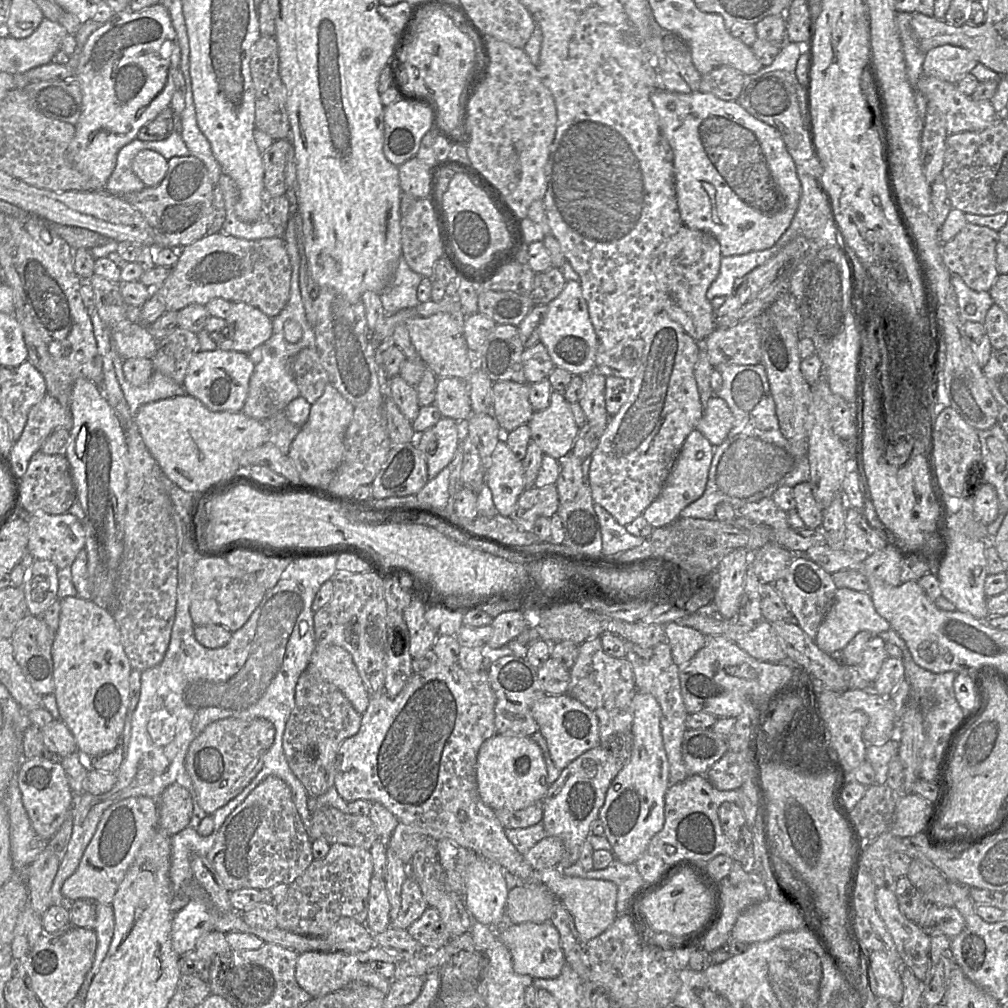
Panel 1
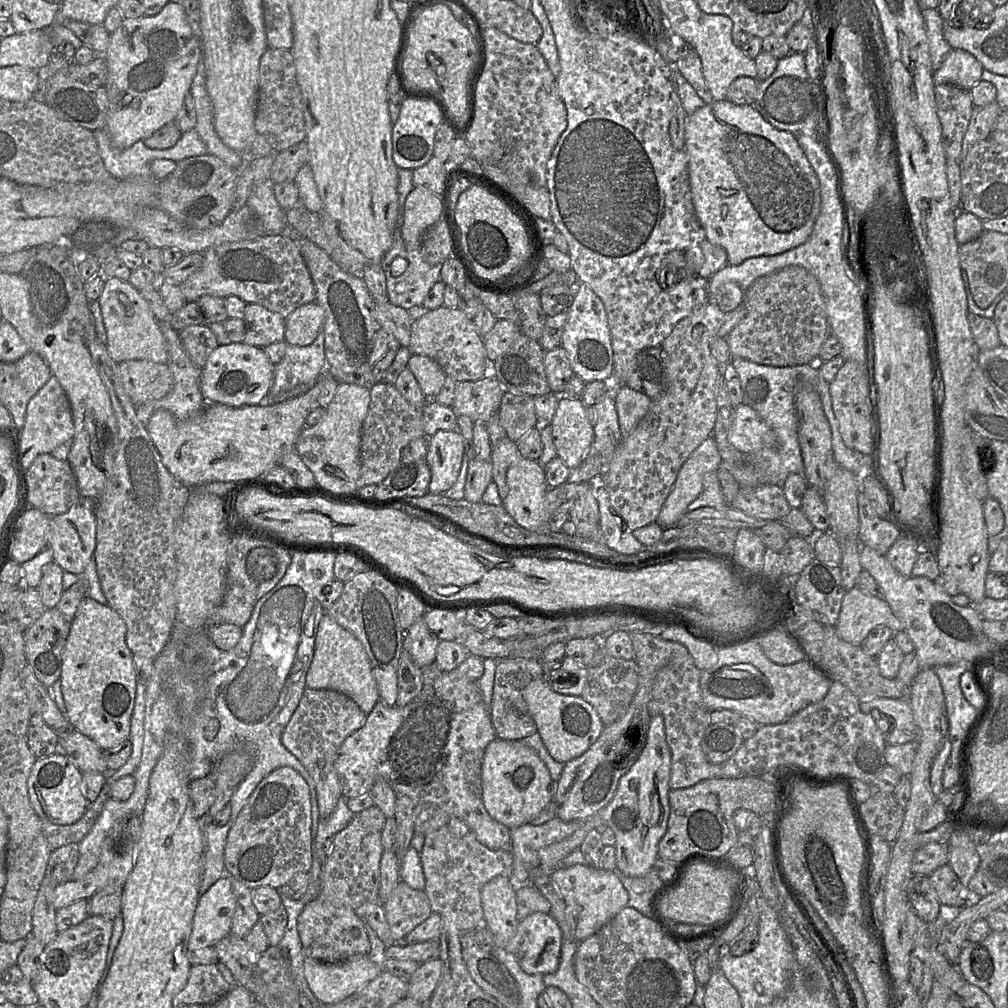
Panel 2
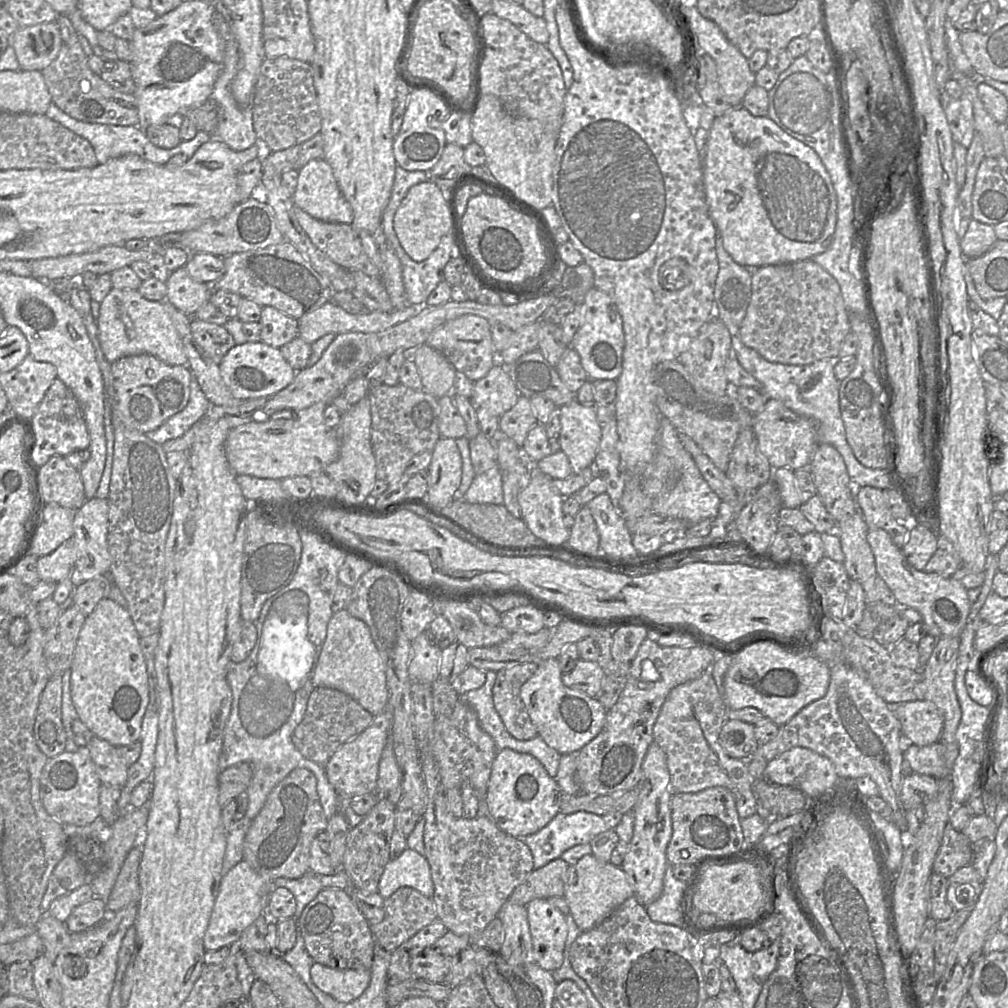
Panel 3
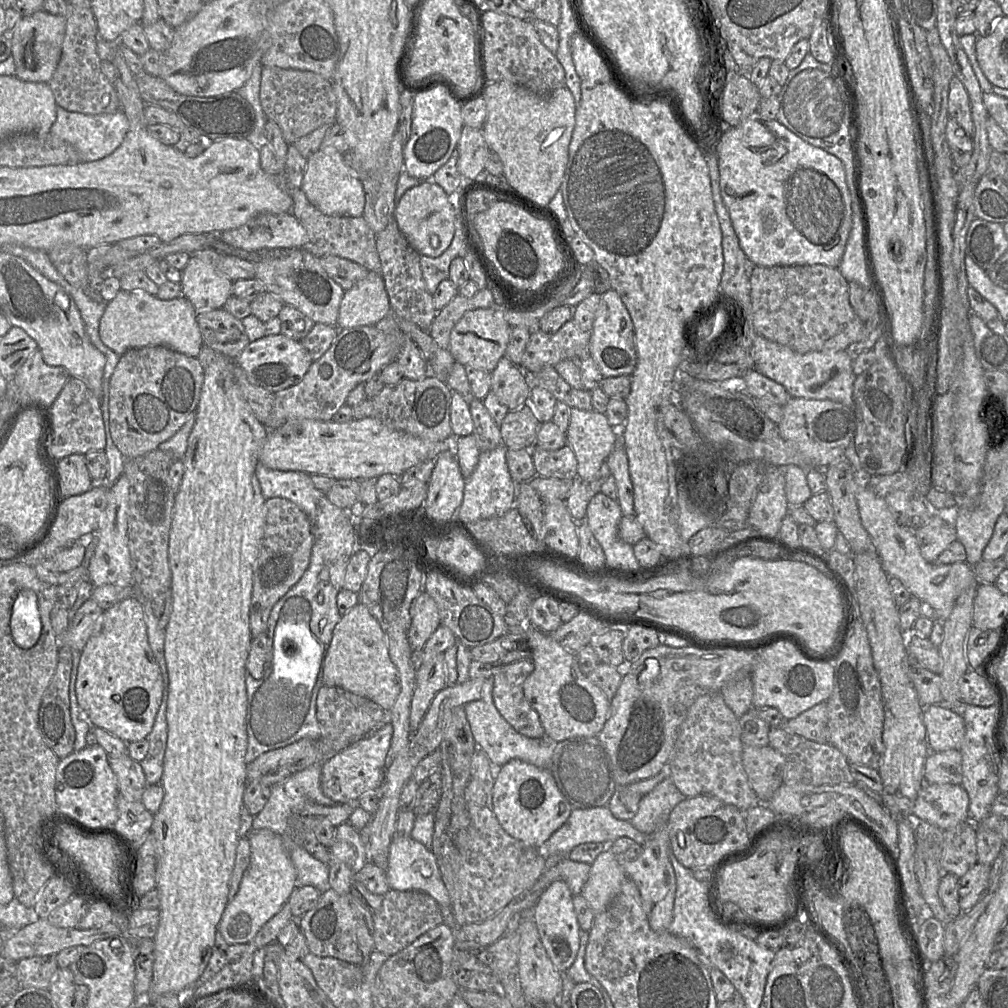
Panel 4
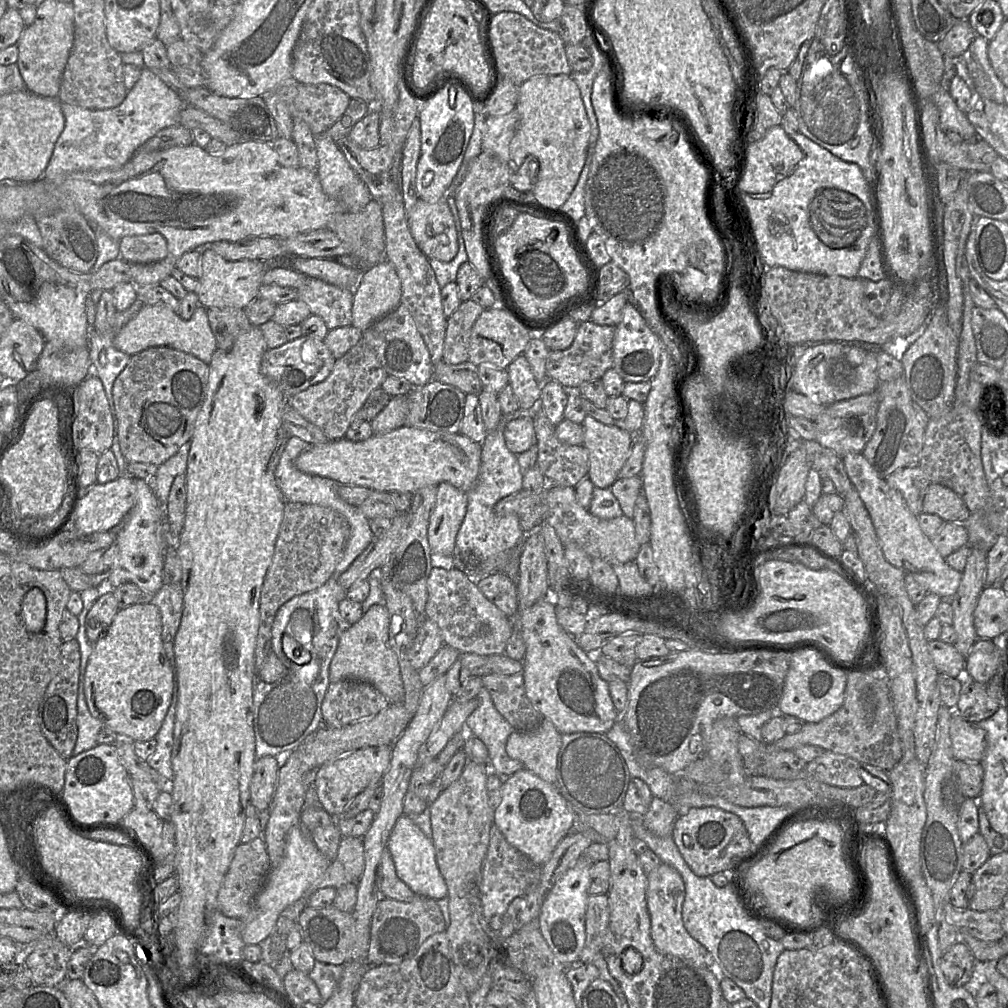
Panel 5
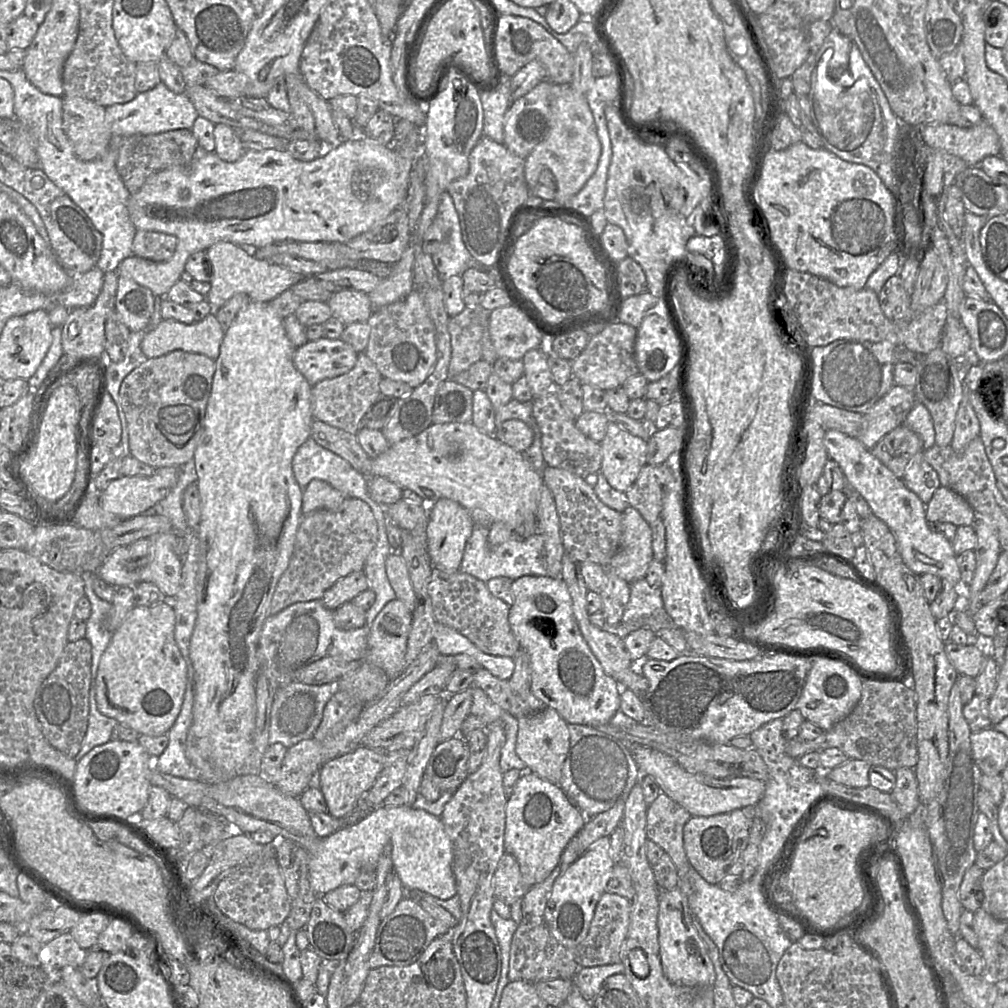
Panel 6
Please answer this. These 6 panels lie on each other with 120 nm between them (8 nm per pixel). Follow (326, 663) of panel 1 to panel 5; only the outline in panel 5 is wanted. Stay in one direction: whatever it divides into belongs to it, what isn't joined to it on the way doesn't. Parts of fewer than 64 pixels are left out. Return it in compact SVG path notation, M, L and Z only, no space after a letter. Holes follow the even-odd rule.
M375 604L340 637L329 668L330 682L356 680L374 686L392 703L402 702L403 680L396 651L390 646L390 615L384 604Z

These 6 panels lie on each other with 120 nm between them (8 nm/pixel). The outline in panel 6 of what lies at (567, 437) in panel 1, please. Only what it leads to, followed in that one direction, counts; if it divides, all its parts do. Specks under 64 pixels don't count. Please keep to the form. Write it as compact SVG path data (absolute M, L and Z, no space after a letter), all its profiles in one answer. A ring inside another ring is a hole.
M609 421L606 435L600 445L600 472L612 488L625 493L647 464L647 441Z

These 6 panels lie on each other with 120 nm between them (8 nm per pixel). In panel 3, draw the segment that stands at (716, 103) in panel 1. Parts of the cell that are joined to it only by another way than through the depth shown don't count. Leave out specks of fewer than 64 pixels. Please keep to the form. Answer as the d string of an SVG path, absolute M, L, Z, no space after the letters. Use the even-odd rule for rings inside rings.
M742 106L715 117L708 131L702 169L710 217L724 249L736 263L760 268L811 260L832 243L837 196L831 178L811 147L786 133L769 117L754 116Z

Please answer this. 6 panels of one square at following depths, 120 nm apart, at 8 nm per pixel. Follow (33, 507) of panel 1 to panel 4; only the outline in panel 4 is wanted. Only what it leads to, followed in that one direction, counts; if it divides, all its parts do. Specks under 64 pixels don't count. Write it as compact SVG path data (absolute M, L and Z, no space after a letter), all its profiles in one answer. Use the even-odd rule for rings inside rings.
M73 454L49 462L58 501L84 494L92 488L85 455Z

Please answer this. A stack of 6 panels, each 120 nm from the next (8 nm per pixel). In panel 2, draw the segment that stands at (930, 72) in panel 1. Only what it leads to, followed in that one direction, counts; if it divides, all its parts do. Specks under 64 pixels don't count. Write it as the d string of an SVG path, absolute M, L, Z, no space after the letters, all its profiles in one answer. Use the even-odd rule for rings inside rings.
M952 49L943 63L934 70L935 85L950 84L970 90L981 80L983 67L969 52Z

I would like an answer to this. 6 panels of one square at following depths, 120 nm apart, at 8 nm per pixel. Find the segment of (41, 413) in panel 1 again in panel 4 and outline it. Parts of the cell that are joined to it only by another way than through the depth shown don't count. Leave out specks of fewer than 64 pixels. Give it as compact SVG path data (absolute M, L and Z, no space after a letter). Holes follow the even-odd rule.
M70 378L51 406L43 409L46 431L42 455L47 461L105 450L106 434L101 400L81 380Z

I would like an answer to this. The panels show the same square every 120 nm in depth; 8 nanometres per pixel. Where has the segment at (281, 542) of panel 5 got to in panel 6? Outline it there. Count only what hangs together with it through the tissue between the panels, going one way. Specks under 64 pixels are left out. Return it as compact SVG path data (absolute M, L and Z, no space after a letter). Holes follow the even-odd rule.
M347 498L334 510L321 509L302 515L289 564L281 575L273 593L268 616L276 615L286 607L297 603L318 600L324 592L341 578L364 570L366 560L376 545L378 527L370 506L363 500Z

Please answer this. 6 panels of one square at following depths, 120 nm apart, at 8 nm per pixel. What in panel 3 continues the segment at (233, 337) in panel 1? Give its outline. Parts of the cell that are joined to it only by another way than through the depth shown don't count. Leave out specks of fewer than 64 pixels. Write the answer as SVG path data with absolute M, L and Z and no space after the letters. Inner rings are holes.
M263 307L259 323L260 341L274 348L280 348L298 337L298 320L274 307Z

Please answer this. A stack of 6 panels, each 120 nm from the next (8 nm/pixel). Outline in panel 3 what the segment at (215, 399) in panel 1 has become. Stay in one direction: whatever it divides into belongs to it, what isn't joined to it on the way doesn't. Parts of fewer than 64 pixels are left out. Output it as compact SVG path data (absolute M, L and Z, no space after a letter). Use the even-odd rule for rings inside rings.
M261 341L235 345L222 358L219 368L224 383L237 400L276 394L288 387L297 373L283 357L279 348L274 348Z

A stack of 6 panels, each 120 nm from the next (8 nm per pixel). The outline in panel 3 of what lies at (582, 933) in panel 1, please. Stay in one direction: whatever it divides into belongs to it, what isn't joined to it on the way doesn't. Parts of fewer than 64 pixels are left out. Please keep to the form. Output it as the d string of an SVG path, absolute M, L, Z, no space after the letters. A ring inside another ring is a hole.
M593 854L570 865L565 877L564 895L570 914L581 932L602 923L618 906L634 895L626 874L619 866L600 862Z

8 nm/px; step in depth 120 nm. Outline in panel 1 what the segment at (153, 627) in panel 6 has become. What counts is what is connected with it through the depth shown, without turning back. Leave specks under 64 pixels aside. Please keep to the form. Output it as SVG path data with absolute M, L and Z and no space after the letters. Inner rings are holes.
M78 595L60 601L60 620L52 644L54 694L60 720L72 733L78 751L92 757L113 748L122 736L132 667L109 610Z

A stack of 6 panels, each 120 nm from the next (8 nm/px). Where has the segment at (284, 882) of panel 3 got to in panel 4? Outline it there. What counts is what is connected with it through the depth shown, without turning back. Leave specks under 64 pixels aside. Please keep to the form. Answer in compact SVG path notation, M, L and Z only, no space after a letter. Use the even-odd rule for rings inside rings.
M290 844L290 857L297 871L298 886L312 886L320 892L329 889L327 864L314 858L299 844Z

